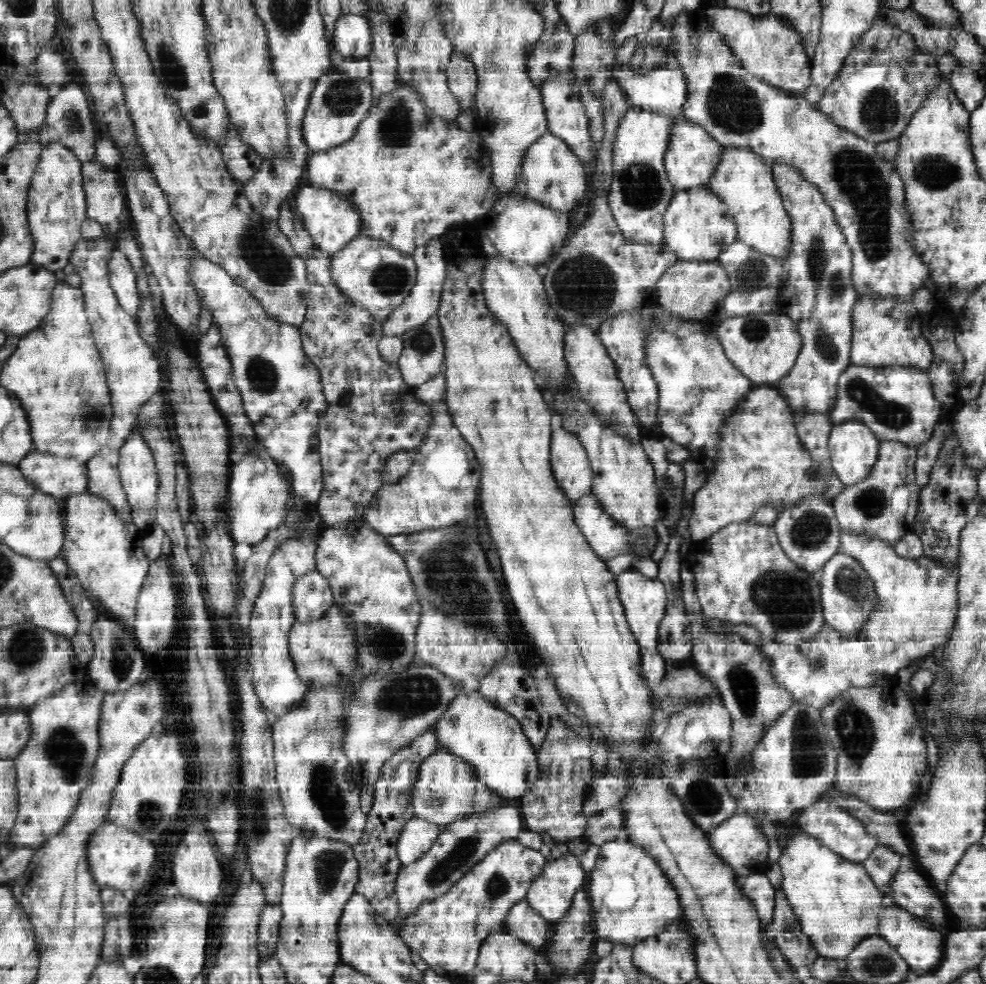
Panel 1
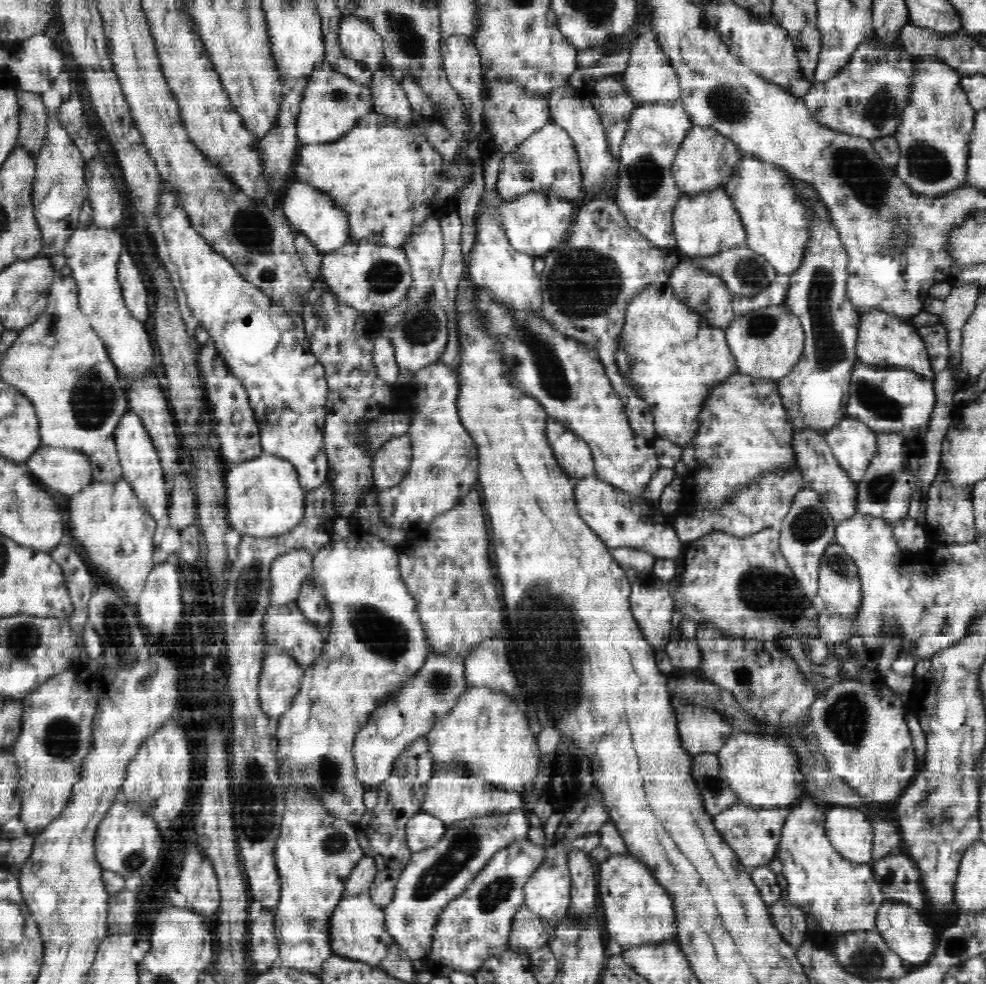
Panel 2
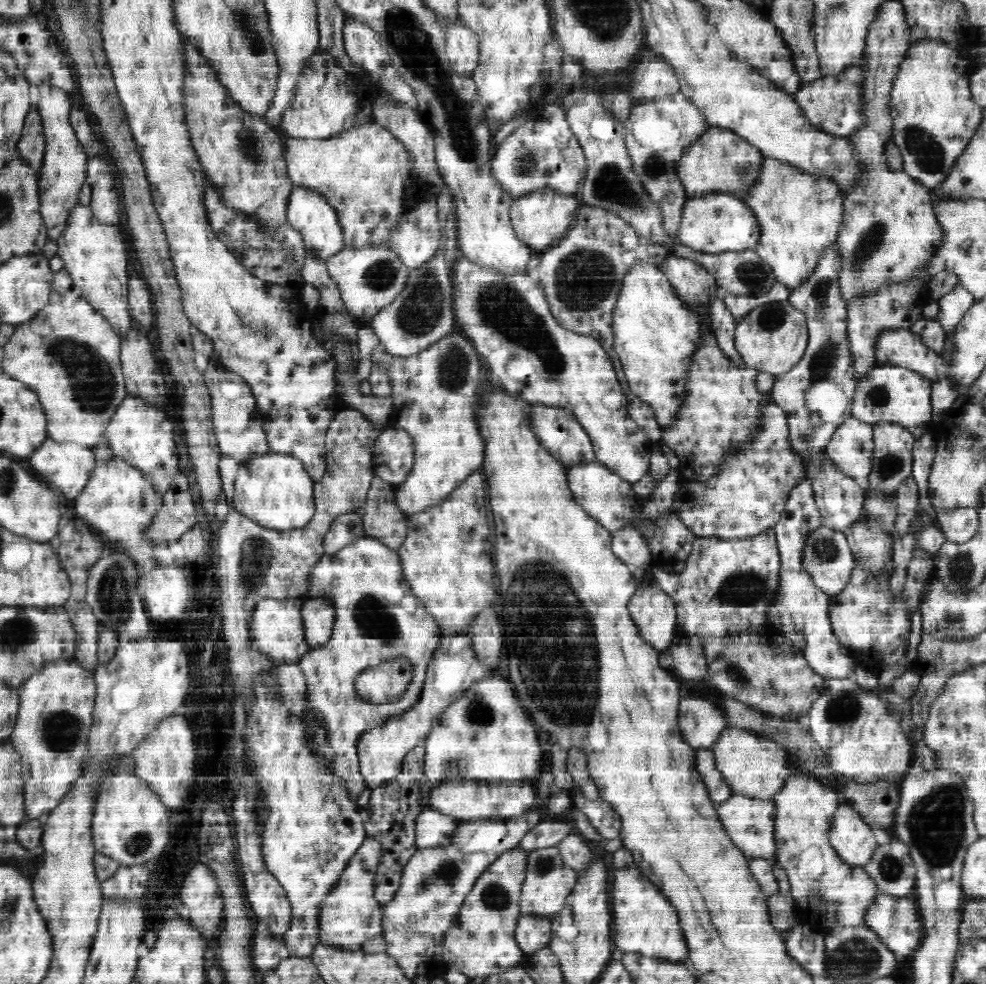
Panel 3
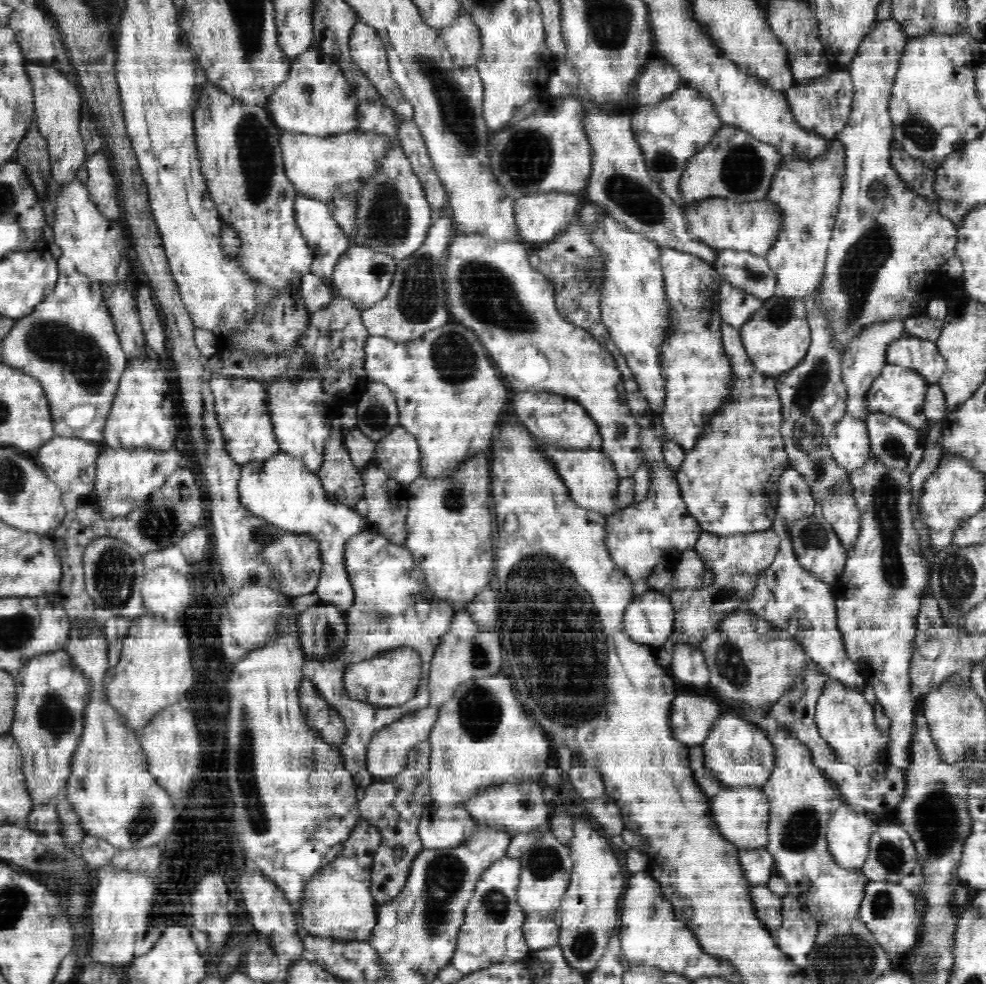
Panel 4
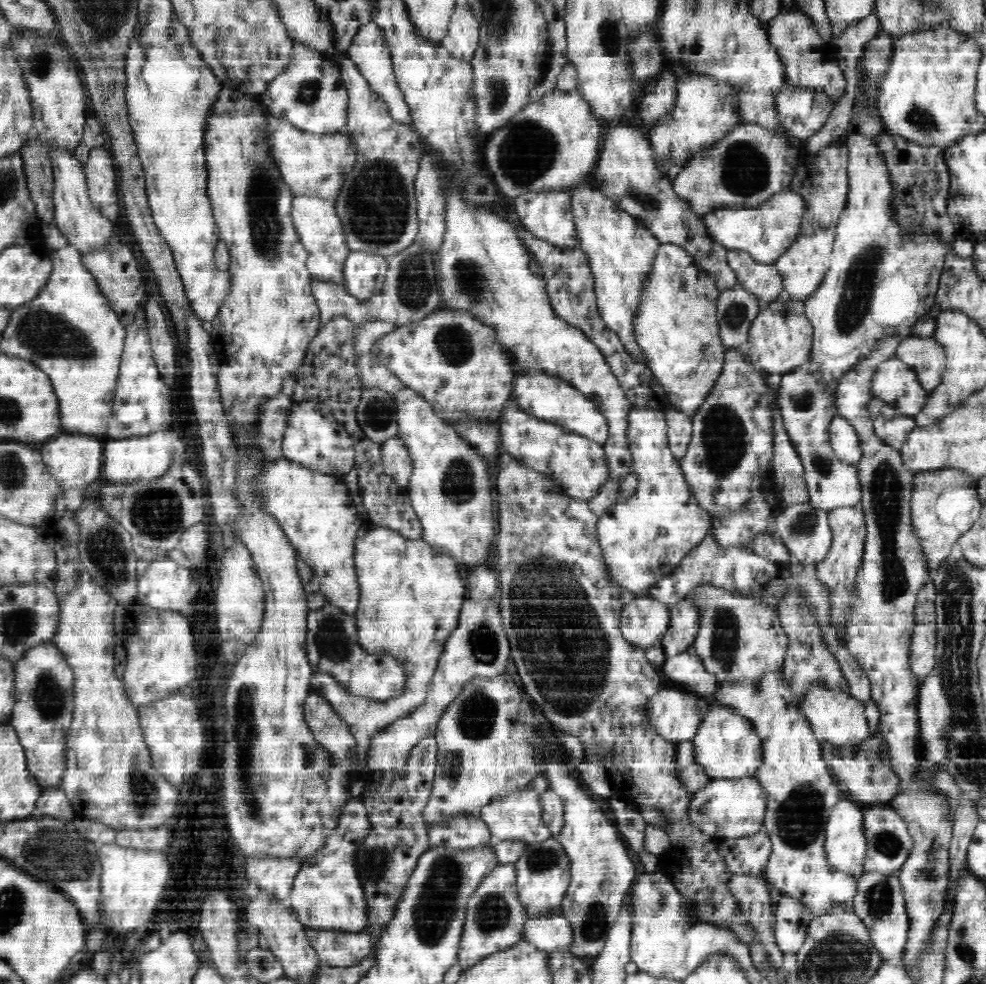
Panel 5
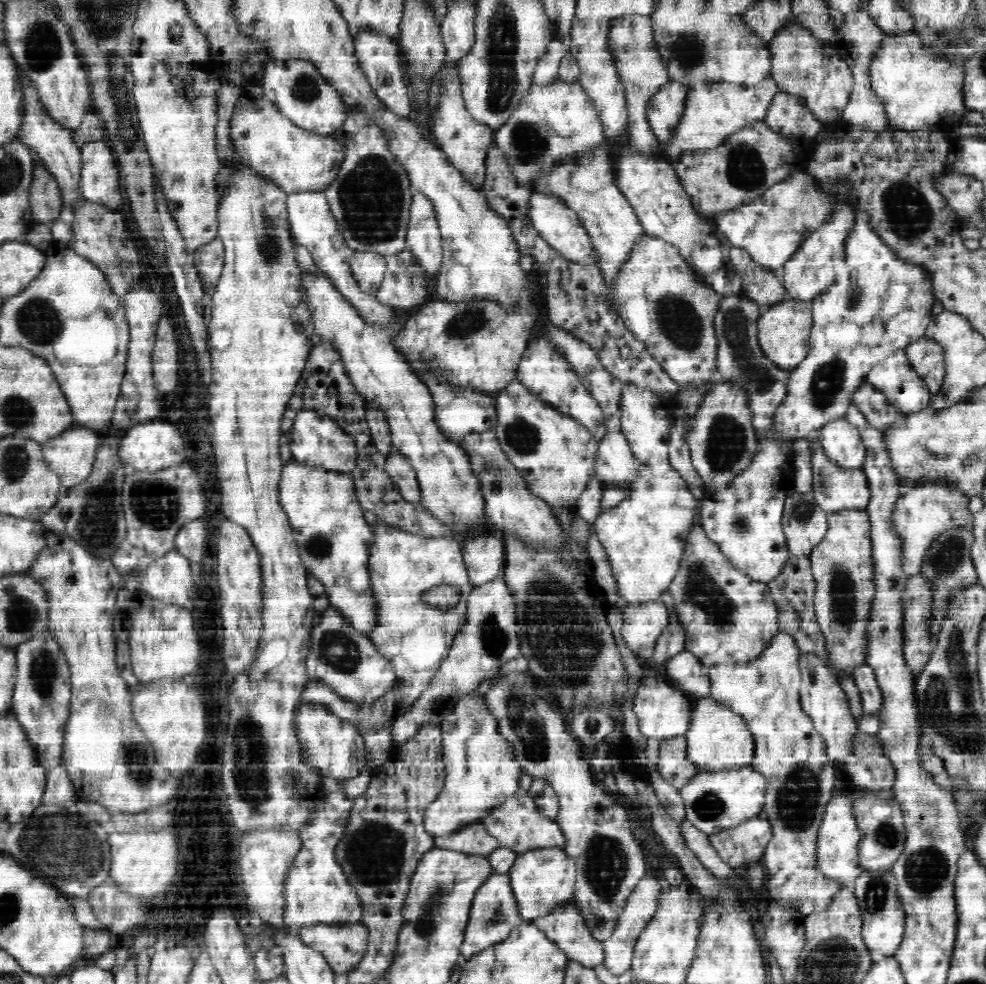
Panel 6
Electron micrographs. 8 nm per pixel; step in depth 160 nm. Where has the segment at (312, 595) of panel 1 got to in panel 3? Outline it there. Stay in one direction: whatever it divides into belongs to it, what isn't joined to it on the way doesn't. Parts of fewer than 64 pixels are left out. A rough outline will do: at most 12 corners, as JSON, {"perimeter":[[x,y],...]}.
{"perimeter":[[308,598],[301,608],[307,650],[326,644],[336,607]]}

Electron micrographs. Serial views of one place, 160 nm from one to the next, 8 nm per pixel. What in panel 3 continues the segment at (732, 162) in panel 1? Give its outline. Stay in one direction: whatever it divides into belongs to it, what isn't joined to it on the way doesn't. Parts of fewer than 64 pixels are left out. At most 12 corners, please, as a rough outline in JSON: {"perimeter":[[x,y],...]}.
{"perimeter":[[765,158],[755,251],[792,292],[842,224],[833,174]]}

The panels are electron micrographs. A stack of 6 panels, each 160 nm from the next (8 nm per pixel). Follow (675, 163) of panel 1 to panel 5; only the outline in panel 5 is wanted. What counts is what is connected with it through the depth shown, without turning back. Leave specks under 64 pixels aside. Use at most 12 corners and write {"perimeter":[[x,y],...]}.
{"perimeter":[[742,122],[694,154],[673,187],[694,212],[788,189],[798,150]]}

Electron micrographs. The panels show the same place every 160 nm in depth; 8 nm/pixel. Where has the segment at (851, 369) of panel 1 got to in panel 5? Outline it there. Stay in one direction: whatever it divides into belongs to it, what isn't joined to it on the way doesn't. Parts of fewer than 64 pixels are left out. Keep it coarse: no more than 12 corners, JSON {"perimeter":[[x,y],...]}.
{"perimeter":[[900,358],[874,369],[873,396],[915,417],[928,392]]}

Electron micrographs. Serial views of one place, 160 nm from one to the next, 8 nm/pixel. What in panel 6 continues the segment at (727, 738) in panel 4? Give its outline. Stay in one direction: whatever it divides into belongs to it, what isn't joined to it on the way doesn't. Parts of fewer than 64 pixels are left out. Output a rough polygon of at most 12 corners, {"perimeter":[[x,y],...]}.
{"perimeter":[[709,696],[693,700],[685,732],[698,771],[751,764],[744,719]]}

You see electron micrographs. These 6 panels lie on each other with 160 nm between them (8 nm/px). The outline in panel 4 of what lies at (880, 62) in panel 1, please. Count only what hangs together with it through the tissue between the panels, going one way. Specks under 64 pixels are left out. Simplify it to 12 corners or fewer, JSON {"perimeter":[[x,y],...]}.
{"perimeter":[[848,70],[784,91],[800,128],[830,140],[852,111]]}

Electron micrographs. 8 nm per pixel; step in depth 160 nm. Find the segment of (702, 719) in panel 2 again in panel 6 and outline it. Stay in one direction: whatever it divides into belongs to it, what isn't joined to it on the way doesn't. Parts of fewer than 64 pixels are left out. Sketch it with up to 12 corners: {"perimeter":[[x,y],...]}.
{"perimeter":[[658,678],[629,695],[647,738],[685,734],[693,700]]}

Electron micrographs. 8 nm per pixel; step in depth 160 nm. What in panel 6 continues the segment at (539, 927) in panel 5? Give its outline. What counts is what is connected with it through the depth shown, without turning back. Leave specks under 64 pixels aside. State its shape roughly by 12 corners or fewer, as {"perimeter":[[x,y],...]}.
{"perimeter":[[573,901],[532,922],[587,967],[604,964],[603,942]]}

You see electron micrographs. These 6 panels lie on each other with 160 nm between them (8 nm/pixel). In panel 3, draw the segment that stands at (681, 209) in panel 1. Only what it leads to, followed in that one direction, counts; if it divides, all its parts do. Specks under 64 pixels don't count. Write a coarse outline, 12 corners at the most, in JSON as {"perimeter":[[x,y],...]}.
{"perimeter":[[726,193],[688,200],[676,235],[701,253],[760,244],[748,201]]}

